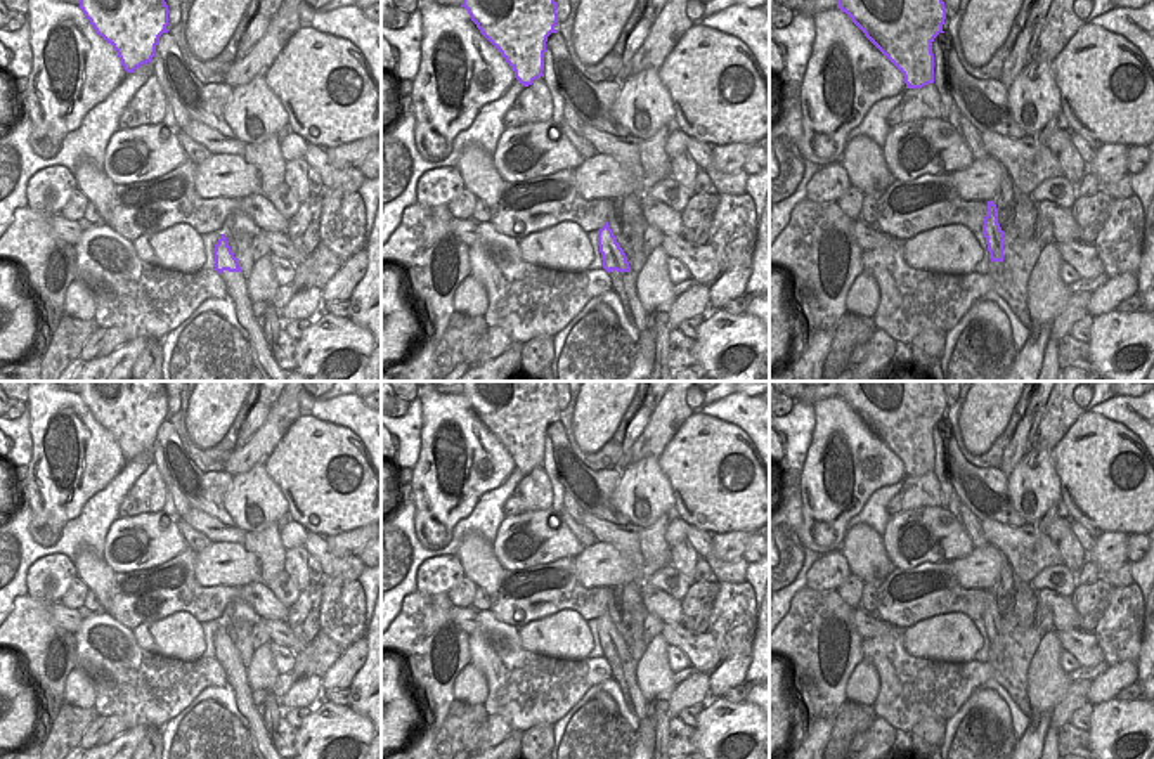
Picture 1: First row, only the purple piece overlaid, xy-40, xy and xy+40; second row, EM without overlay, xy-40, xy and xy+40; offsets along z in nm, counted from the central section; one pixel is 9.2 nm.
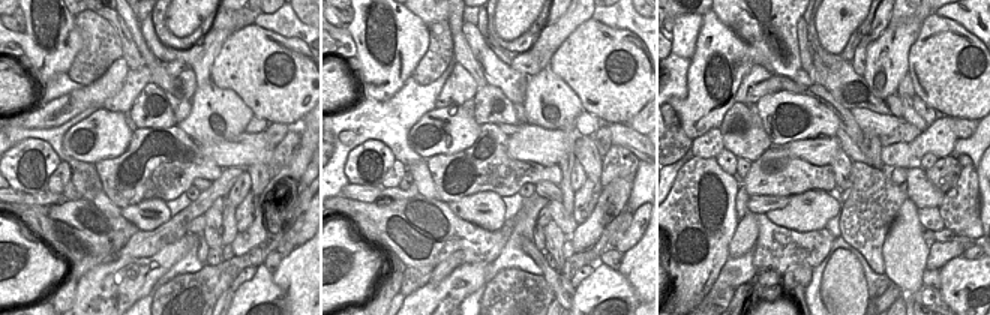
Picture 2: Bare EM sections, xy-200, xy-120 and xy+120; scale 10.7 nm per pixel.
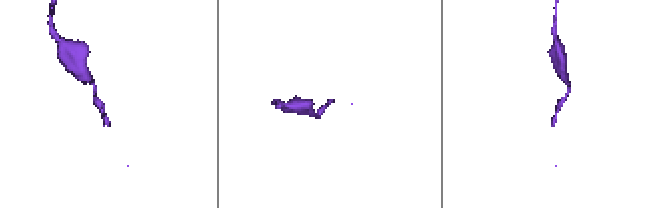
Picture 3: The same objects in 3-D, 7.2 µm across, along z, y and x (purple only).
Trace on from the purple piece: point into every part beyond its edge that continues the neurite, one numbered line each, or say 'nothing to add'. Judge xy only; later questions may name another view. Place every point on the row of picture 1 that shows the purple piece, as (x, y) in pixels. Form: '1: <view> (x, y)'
nothing to add

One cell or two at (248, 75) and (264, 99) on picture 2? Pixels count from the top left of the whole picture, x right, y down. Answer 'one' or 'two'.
one

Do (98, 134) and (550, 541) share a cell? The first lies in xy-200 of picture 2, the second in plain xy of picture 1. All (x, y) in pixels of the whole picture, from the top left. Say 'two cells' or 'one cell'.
one cell

